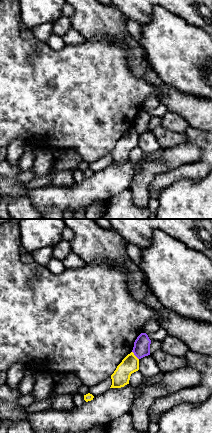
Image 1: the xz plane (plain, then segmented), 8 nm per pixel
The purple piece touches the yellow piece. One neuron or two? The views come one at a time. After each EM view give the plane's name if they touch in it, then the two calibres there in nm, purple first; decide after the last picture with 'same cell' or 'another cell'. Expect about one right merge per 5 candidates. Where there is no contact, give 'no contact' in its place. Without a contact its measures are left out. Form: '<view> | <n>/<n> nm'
xz | 130/140 nm

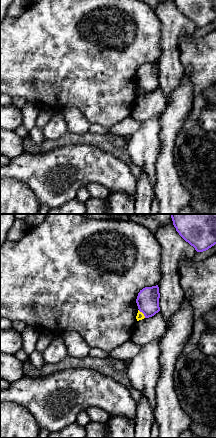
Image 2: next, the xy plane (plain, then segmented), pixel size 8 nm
xy | 180/60 nm

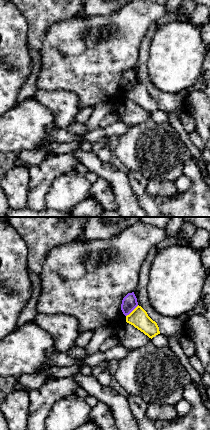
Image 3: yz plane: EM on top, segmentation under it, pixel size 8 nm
yz | 120/150 nm

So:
another cell

